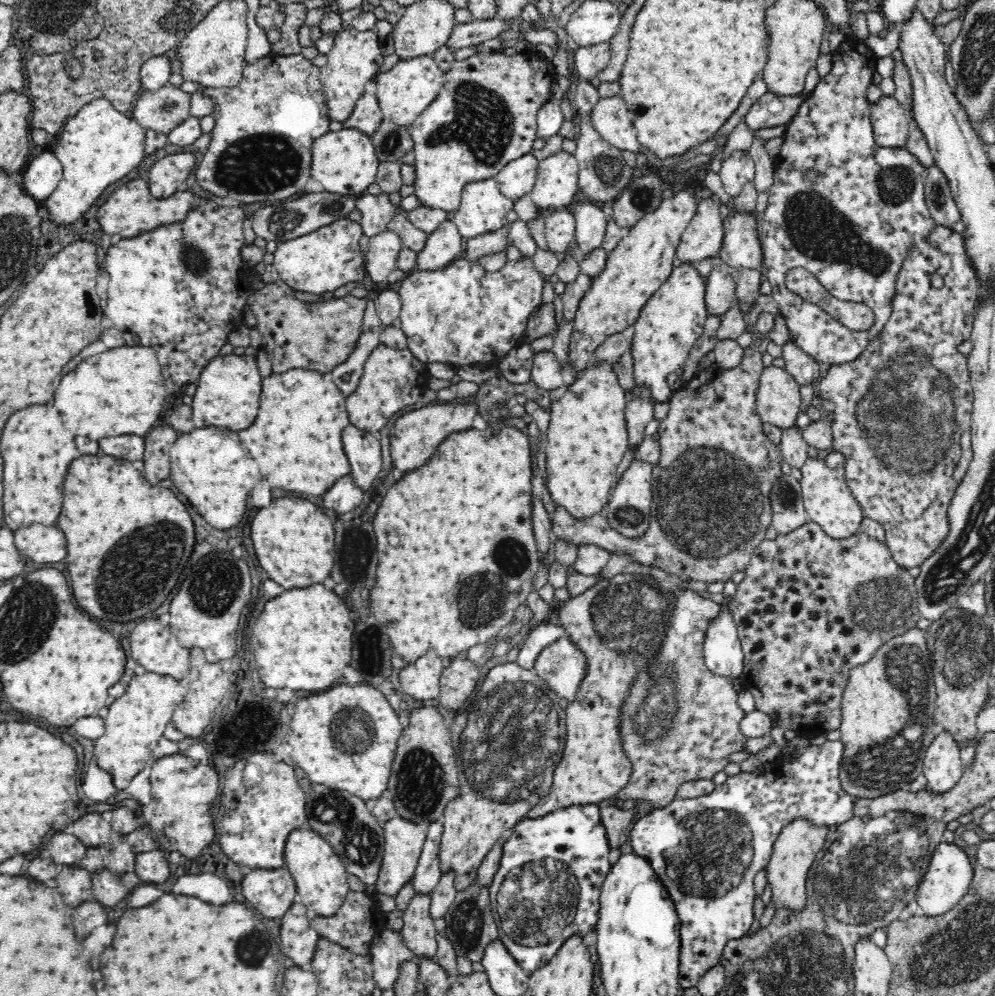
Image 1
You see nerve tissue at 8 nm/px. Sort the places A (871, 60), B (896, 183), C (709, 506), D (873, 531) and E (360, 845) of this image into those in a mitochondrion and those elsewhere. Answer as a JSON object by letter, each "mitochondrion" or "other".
{"A":"other","B":"mitochondrion","C":"mitochondrion","D":"other","E":"mitochondrion"}

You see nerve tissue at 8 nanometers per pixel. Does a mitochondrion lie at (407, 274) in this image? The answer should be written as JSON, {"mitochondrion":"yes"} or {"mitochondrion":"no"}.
{"mitochondrion":"no"}

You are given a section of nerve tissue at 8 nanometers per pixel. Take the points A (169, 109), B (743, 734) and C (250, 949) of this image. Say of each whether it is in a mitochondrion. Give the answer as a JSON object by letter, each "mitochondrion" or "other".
{"A":"mitochondrion","B":"other","C":"mitochondrion"}

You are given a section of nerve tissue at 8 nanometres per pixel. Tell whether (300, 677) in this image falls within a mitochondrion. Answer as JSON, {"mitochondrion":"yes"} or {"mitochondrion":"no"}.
{"mitochondrion":"no"}

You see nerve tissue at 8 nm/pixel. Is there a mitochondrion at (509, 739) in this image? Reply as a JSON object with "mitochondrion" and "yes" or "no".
{"mitochondrion":"yes"}

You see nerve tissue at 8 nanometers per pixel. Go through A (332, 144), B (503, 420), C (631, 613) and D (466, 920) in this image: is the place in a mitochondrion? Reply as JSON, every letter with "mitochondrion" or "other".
{"A":"other","B":"other","C":"mitochondrion","D":"mitochondrion"}

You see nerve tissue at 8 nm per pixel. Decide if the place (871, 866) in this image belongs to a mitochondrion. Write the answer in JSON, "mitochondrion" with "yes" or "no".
{"mitochondrion":"yes"}

